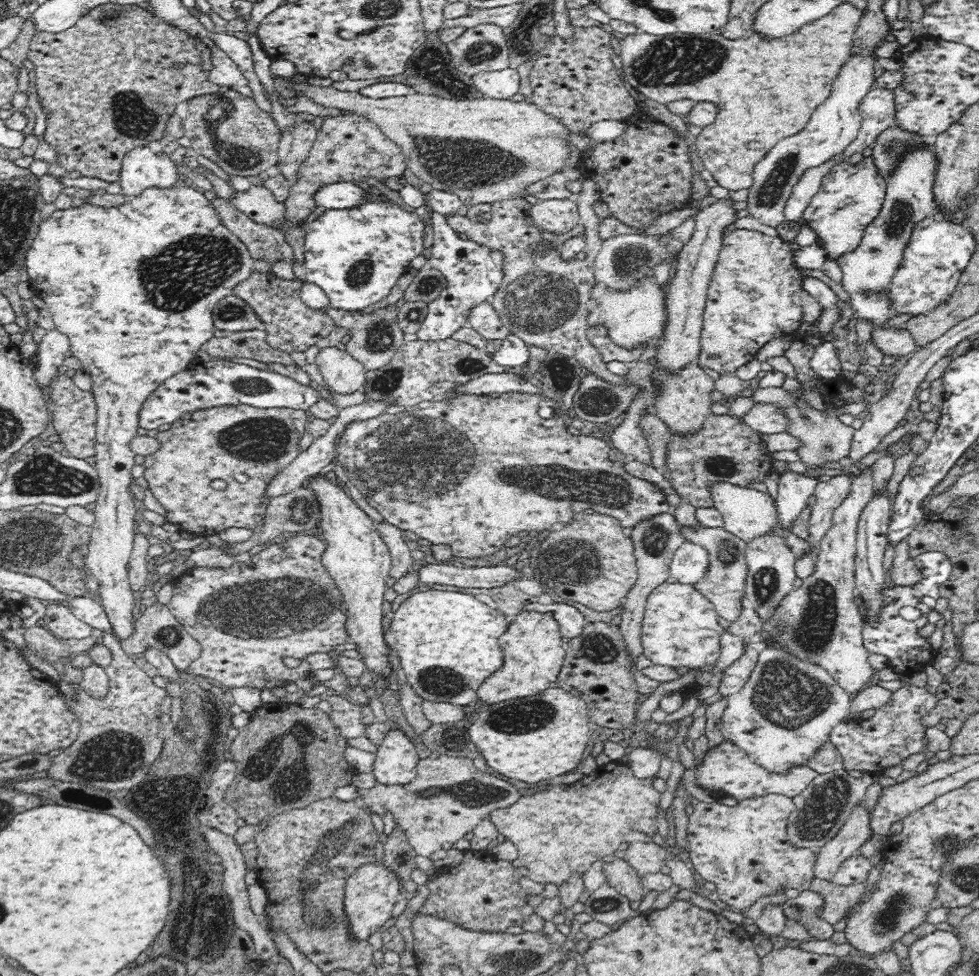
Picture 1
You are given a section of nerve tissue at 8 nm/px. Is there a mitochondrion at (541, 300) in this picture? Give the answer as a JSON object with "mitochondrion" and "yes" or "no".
{"mitochondrion":"yes"}

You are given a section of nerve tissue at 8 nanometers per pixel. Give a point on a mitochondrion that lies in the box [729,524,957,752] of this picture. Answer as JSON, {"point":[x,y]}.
{"point":[783,695]}

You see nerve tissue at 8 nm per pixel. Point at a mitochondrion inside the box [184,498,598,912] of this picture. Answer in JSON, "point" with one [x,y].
{"point":[285,603]}

